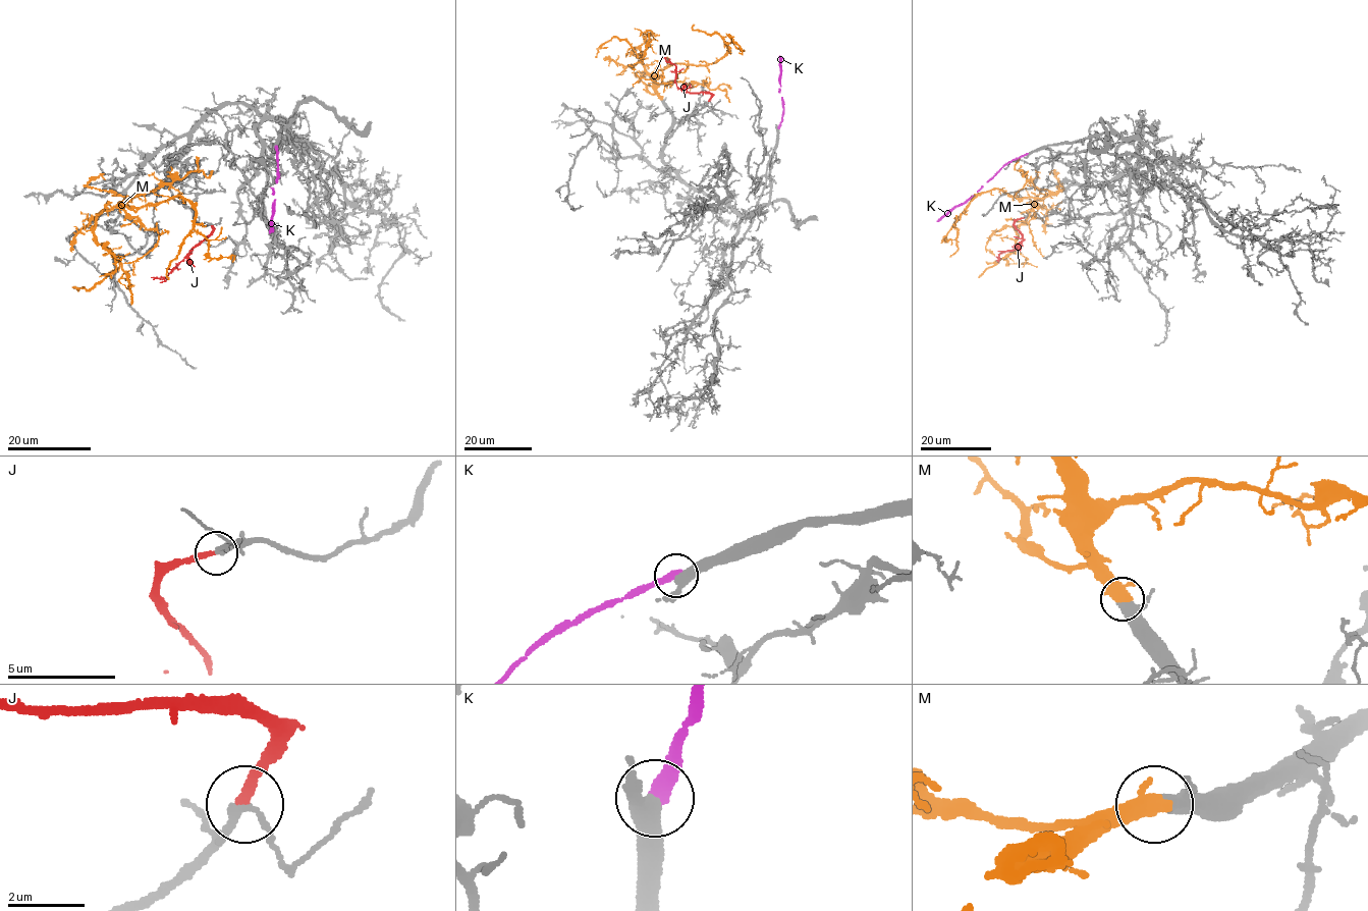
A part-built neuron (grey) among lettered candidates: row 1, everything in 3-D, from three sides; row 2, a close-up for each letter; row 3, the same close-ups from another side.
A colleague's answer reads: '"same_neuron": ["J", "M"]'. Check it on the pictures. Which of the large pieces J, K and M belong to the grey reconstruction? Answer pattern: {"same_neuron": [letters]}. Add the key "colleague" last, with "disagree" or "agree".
{"same_neuron": ["J", "M"], "colleague": "agree"}

